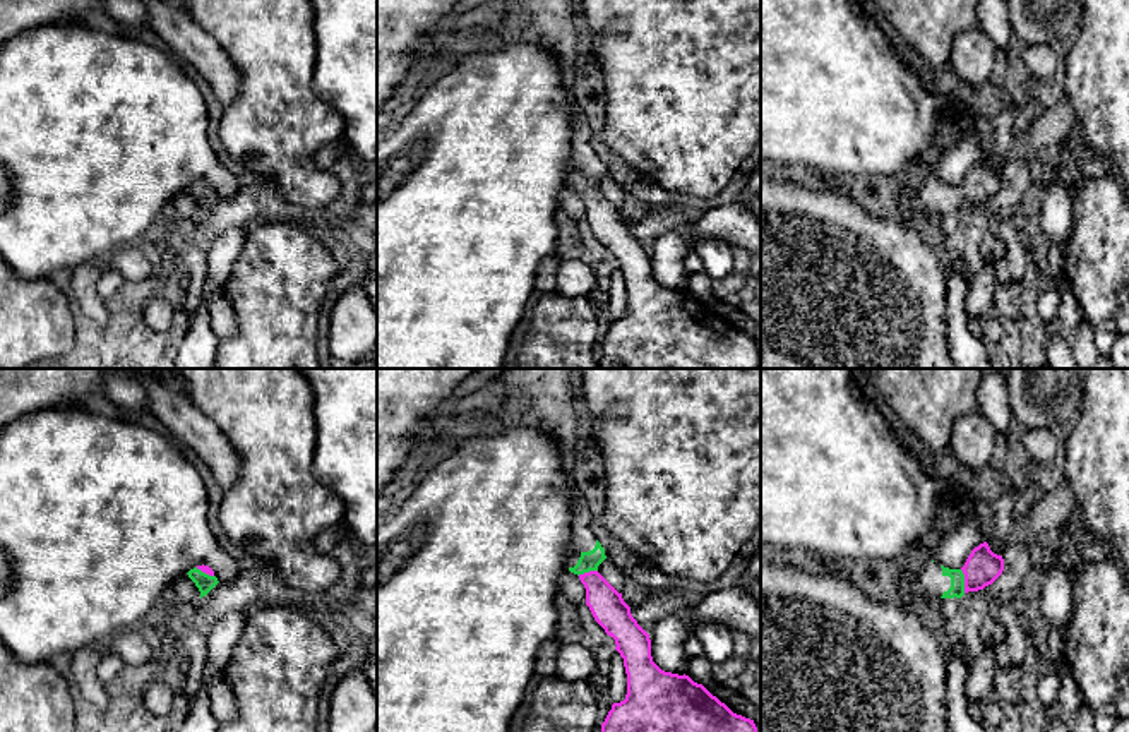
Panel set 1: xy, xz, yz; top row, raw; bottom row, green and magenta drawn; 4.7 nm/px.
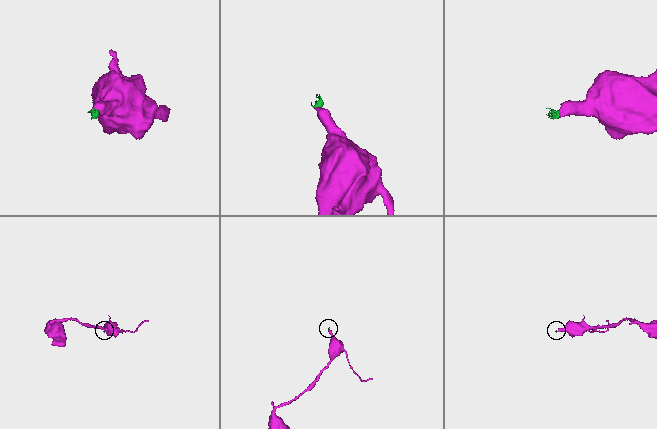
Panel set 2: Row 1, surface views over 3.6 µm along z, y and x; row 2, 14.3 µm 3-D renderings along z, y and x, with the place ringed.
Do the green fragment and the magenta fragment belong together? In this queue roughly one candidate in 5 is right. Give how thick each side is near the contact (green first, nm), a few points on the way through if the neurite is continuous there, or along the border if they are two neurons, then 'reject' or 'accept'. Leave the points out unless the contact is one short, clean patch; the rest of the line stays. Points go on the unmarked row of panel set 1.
70 nm thick on the green side, 170 nm on the other; runs through yz (956, 192), (963, 198), (982, 184); accept

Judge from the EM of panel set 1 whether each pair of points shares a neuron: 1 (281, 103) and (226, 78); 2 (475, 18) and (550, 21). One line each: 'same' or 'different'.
1: different
2: same

